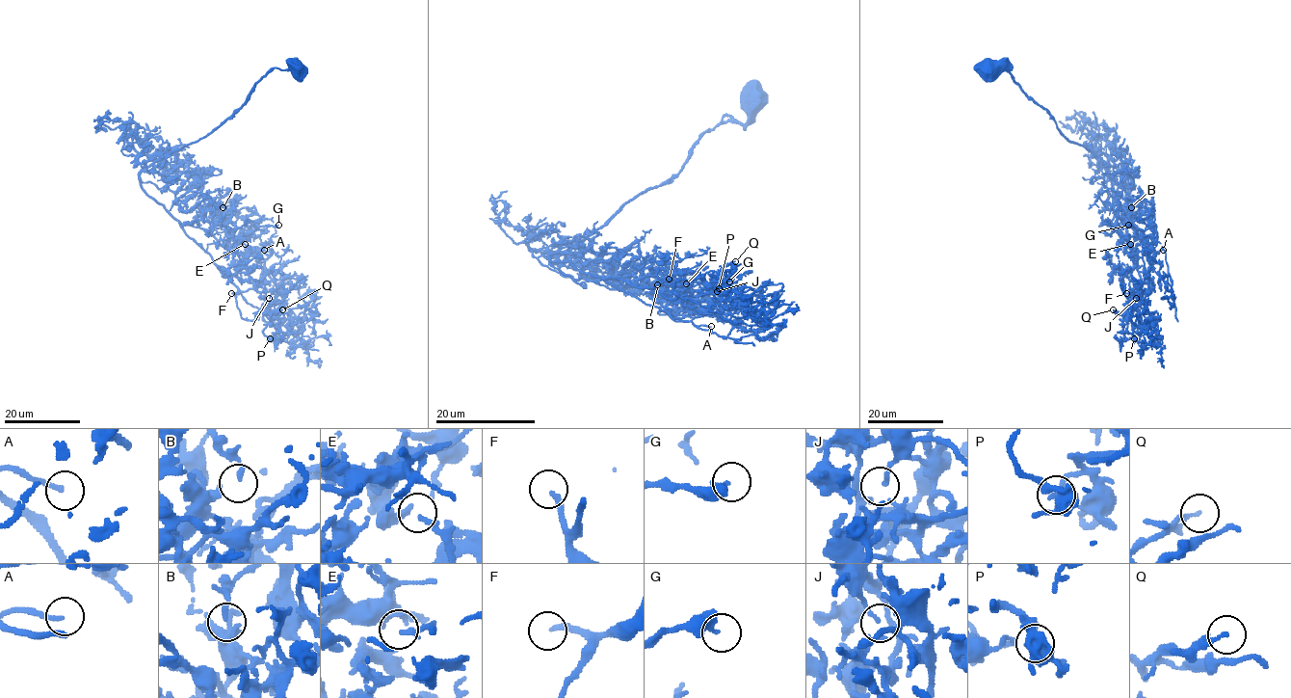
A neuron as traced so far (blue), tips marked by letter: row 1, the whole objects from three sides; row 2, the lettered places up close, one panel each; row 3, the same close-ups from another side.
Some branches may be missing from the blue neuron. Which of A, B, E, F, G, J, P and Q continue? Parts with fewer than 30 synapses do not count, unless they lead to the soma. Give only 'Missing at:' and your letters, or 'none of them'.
Missing at: A, F

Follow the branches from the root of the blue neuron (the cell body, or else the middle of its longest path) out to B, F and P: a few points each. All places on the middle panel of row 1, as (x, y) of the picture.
B: (757, 103), (749, 120), (707, 130), (676, 174), (566, 249), (587, 281), (645, 279), (654, 300), (657, 284)
F: (757, 103), (744, 124), (707, 130), (666, 181), (549, 255), (674, 299), (669, 279)
P: (757, 103), (549, 255), (668, 299), (710, 271), (732, 280), (719, 288)

